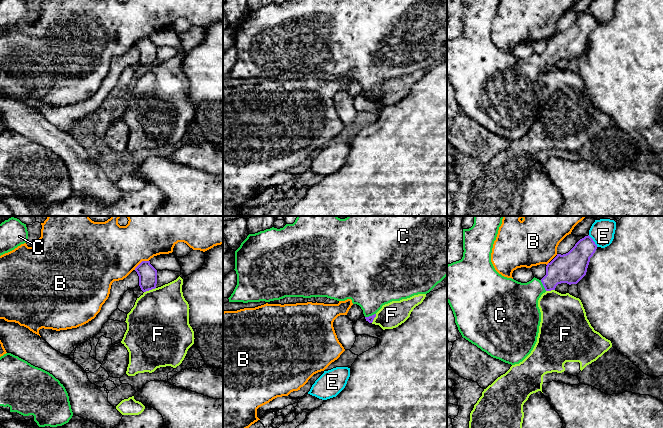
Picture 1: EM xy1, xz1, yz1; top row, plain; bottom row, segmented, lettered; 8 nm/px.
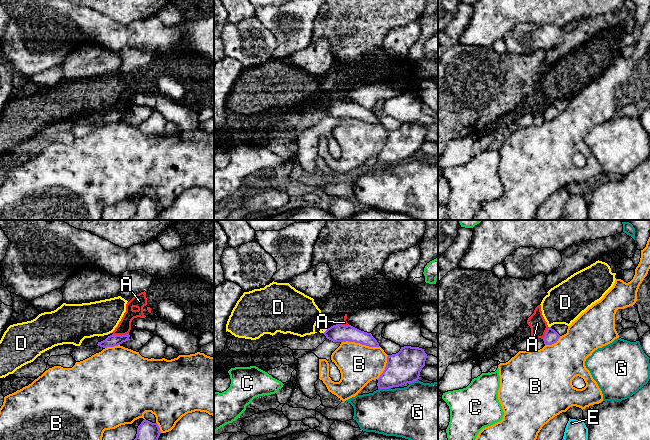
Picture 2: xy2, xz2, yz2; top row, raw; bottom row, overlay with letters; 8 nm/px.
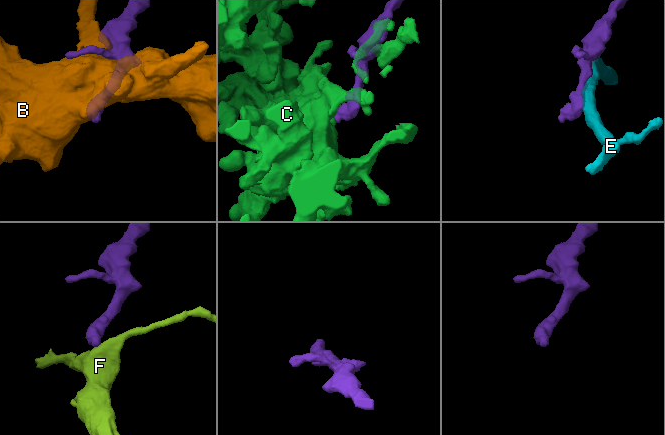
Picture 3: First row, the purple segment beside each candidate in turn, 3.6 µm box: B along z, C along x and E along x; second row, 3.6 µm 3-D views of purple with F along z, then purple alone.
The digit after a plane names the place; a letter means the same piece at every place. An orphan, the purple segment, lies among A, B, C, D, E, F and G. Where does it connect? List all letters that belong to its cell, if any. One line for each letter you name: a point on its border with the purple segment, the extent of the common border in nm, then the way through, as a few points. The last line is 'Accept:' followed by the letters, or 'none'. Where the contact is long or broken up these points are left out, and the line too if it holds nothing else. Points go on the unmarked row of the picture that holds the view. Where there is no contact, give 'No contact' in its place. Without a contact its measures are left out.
C: Touches purple at yz1 (543, 61). Shared border 100 nm
Accept: C

